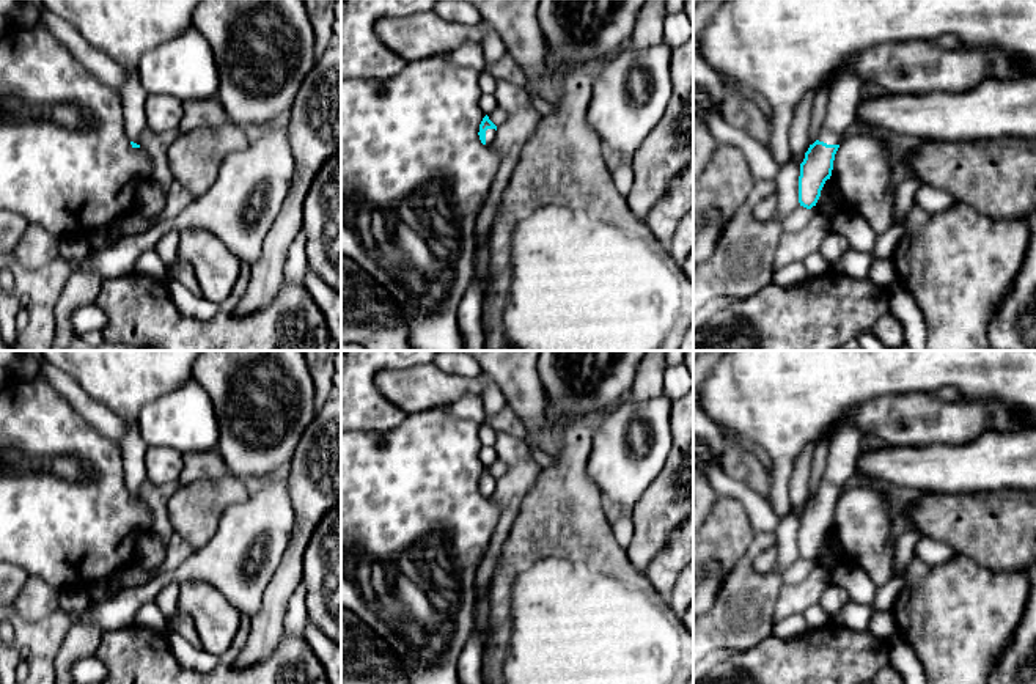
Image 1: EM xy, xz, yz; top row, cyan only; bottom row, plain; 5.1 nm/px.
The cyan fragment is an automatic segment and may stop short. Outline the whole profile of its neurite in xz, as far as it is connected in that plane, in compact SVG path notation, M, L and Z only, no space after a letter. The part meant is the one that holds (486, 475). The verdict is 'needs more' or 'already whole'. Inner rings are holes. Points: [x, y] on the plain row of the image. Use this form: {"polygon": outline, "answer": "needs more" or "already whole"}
{"polygon": "M486 467L479 476L479 484L478 484L481 495L490 498L495 491L495 483L497 478Z", "answer": "needs more"}

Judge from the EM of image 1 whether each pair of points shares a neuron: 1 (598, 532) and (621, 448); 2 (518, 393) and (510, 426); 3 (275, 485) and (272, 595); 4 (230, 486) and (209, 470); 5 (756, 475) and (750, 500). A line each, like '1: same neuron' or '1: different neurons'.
1: different neurons
2: different neurons
3: different neurons
4: different neurons
5: different neurons

